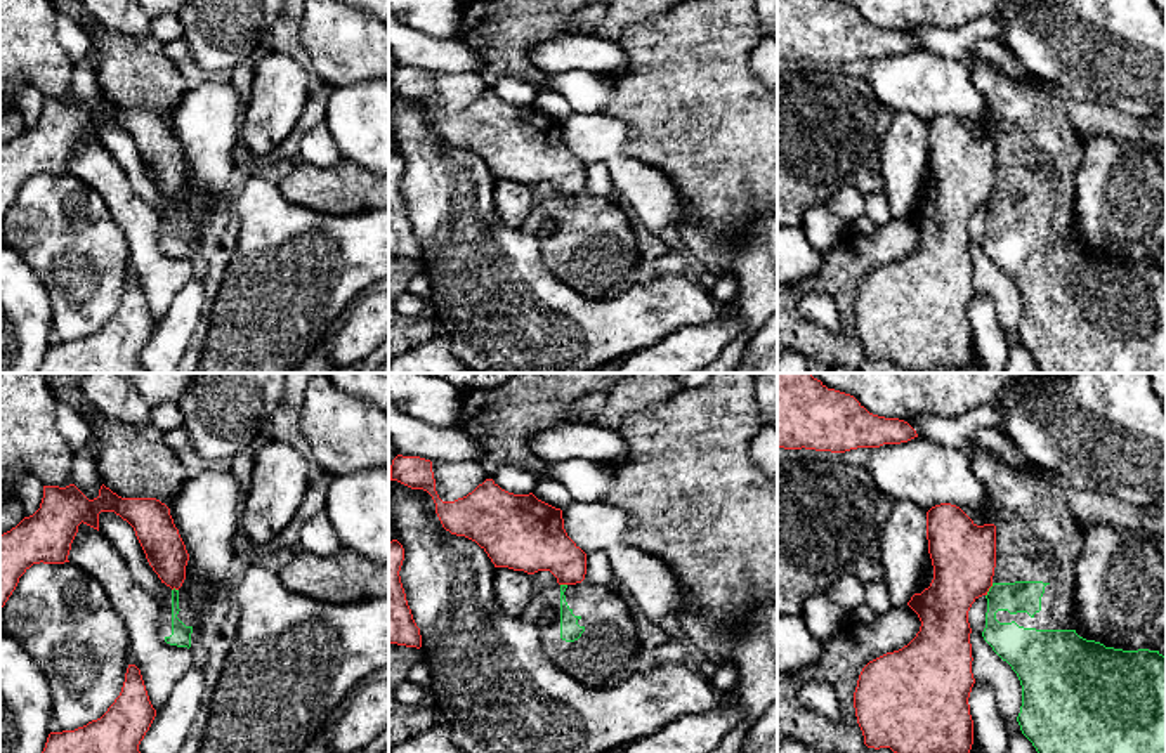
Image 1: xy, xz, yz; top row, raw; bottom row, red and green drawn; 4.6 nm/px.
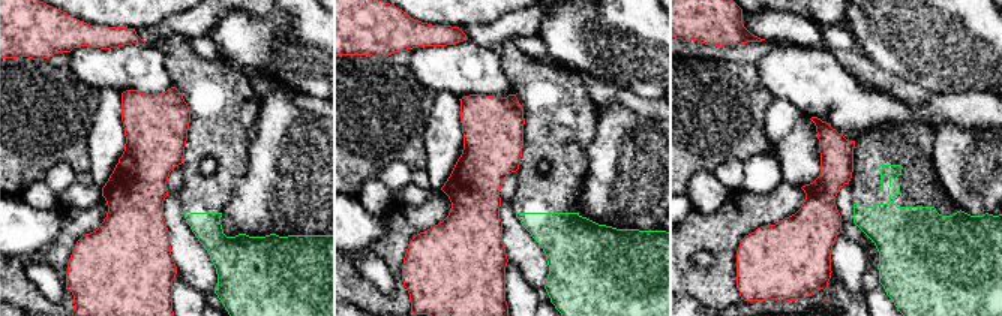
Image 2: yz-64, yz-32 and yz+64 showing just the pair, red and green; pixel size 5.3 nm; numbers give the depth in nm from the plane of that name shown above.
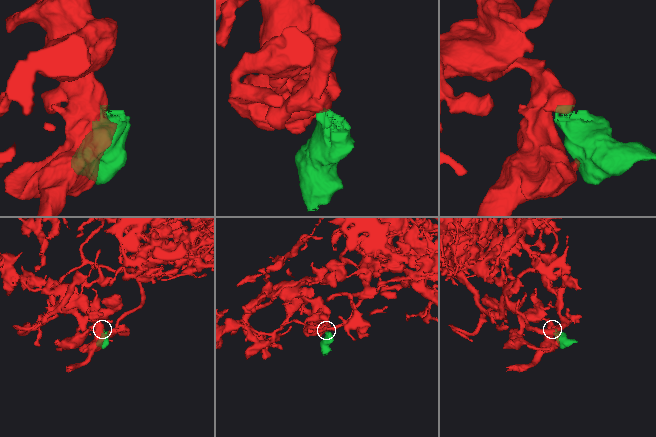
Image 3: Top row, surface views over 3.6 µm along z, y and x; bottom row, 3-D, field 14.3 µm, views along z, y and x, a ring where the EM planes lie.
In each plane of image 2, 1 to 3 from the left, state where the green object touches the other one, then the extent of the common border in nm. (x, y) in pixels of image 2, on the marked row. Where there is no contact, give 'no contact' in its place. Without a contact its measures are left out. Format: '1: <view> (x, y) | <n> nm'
1: no contact
2: no contact
3: no contact

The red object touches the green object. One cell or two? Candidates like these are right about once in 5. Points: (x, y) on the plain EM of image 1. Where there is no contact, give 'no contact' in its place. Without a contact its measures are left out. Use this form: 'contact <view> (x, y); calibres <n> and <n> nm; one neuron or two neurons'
contact yz (988, 202); calibres 300 and 160 nm; two neurons

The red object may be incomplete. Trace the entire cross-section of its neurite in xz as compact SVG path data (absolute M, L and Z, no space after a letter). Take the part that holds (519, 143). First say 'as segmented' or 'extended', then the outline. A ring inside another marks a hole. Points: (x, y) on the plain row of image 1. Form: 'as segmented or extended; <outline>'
as segmented; M397 66L390 92L427 102L446 142L475 153L495 179L534 186L550 182L559 196L576 196L586 186L586 165L567 147L562 121L533 104L514 106L486 90L472 104L442 113L436 102L432 73Z

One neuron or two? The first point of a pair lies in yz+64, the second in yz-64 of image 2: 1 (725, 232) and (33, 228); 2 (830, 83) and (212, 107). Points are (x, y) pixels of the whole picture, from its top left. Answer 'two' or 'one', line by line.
1: two
2: two

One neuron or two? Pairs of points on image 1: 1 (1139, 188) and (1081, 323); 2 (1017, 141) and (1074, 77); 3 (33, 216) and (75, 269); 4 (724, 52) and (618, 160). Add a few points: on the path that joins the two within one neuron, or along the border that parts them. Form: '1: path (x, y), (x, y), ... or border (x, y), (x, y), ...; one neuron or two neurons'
1: border (1076, 233), (1088, 250), (1106, 257), (1147, 261); two neurons
2: border (1052, 87), (1062, 94); two neurons
3: path (47, 229), (73, 255); one neuron
4: border (606, 117), (625, 125), (625, 151), (661, 172); two neurons

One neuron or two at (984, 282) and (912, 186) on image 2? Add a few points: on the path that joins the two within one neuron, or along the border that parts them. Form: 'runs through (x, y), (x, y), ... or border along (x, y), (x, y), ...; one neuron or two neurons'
runs through (960, 258), (912, 210); one neuron

